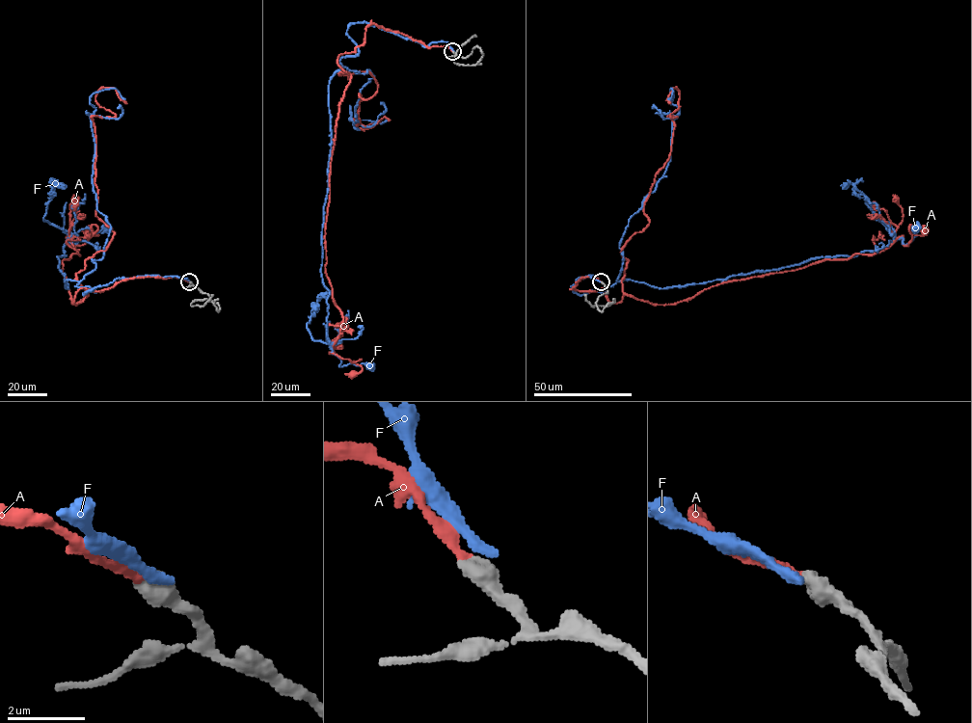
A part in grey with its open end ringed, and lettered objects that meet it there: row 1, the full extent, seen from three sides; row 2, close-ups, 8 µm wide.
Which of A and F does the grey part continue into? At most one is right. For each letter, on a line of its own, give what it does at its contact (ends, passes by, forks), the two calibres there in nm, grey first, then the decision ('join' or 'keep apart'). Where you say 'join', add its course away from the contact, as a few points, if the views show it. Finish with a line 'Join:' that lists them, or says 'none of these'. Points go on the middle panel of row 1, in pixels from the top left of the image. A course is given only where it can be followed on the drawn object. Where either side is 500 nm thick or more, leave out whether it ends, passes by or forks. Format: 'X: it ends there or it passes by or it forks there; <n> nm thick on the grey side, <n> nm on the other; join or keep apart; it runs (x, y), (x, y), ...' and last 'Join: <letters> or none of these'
A: 550 nm thick on the grey side, 260 nm on the other; join; it runs (453, 51), (371, 23), (337, 59), (351, 78), (325, 270), (342, 317), (330, 353), (361, 360), (352, 374)
F: 550 nm thick on the grey side, 280 nm on the other; keep apart
Join: A

